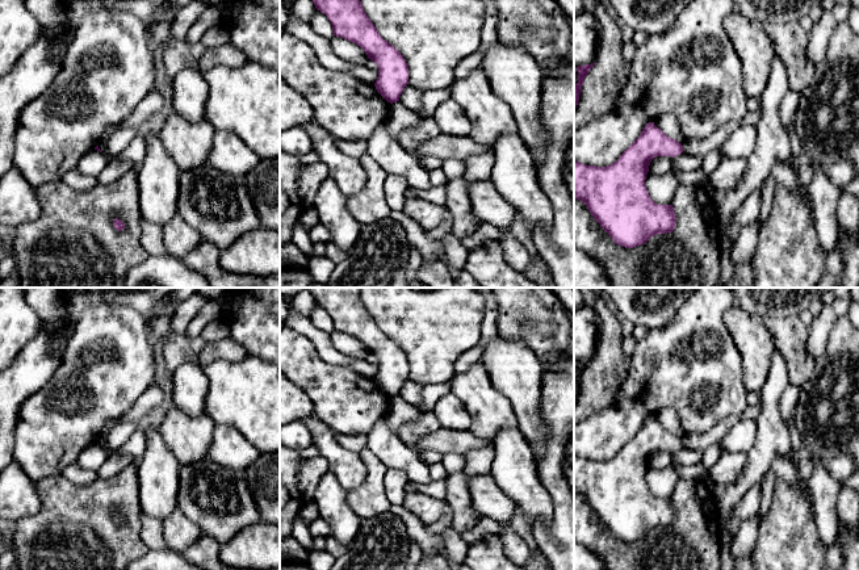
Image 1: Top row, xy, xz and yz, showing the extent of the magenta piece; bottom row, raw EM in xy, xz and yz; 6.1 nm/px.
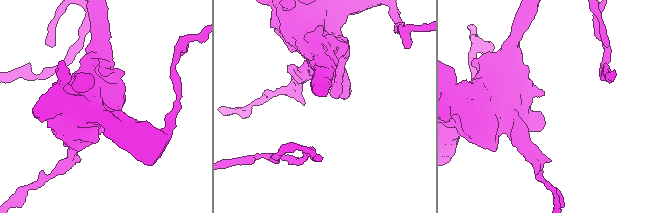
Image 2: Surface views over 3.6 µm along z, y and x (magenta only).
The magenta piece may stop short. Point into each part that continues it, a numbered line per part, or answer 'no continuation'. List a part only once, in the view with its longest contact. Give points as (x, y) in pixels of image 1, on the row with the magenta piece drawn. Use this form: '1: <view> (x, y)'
no continuation

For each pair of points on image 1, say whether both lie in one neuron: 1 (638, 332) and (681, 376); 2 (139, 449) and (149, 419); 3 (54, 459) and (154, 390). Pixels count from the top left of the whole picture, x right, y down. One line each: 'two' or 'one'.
1: two
2: one
3: two

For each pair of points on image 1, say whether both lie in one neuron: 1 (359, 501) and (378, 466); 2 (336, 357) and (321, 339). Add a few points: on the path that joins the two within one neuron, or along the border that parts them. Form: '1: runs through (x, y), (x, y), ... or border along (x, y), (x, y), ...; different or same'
1: runs through (367, 493), (373, 486), (376, 474); same
2: runs through (332, 353), (322, 343); same

